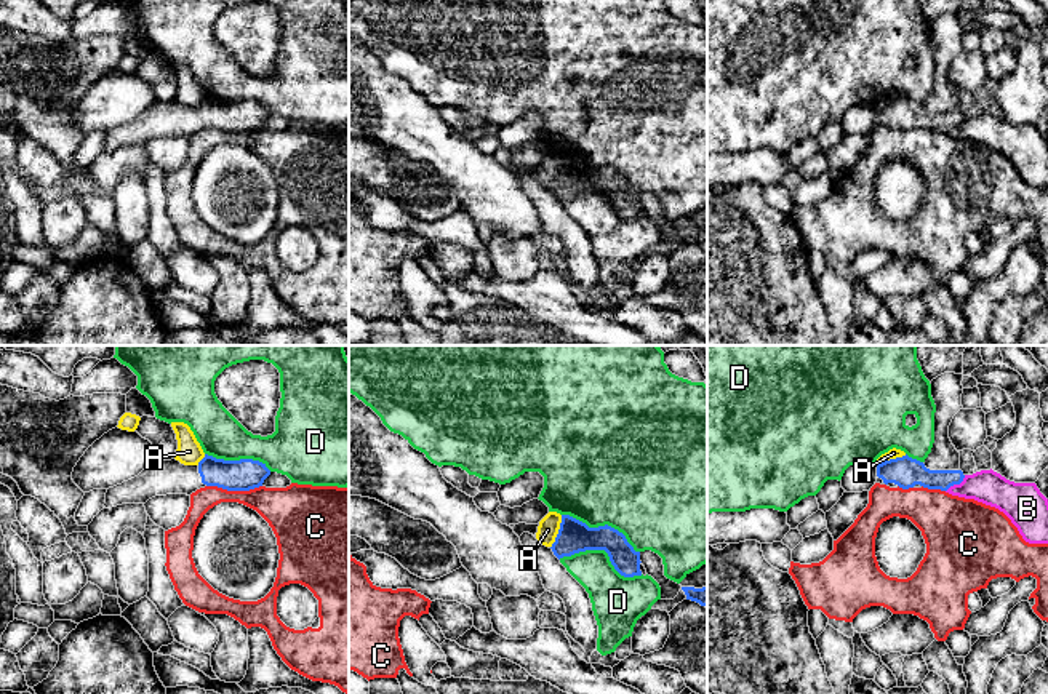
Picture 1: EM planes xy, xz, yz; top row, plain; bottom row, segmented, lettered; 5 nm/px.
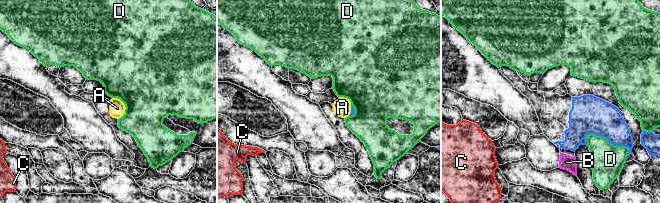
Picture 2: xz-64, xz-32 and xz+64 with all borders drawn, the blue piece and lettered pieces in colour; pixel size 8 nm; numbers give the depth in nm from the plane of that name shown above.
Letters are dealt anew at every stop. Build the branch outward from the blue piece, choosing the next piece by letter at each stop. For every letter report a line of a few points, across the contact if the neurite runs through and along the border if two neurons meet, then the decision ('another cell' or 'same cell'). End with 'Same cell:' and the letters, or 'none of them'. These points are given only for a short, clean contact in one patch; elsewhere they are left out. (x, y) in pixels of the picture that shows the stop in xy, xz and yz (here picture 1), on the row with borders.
A: line xz (562, 515), (559, 533), (551, 547); another cell
B: line yz (965, 475), (946, 491); another cell
C: another cell
D: another cell
Same cell: none of them

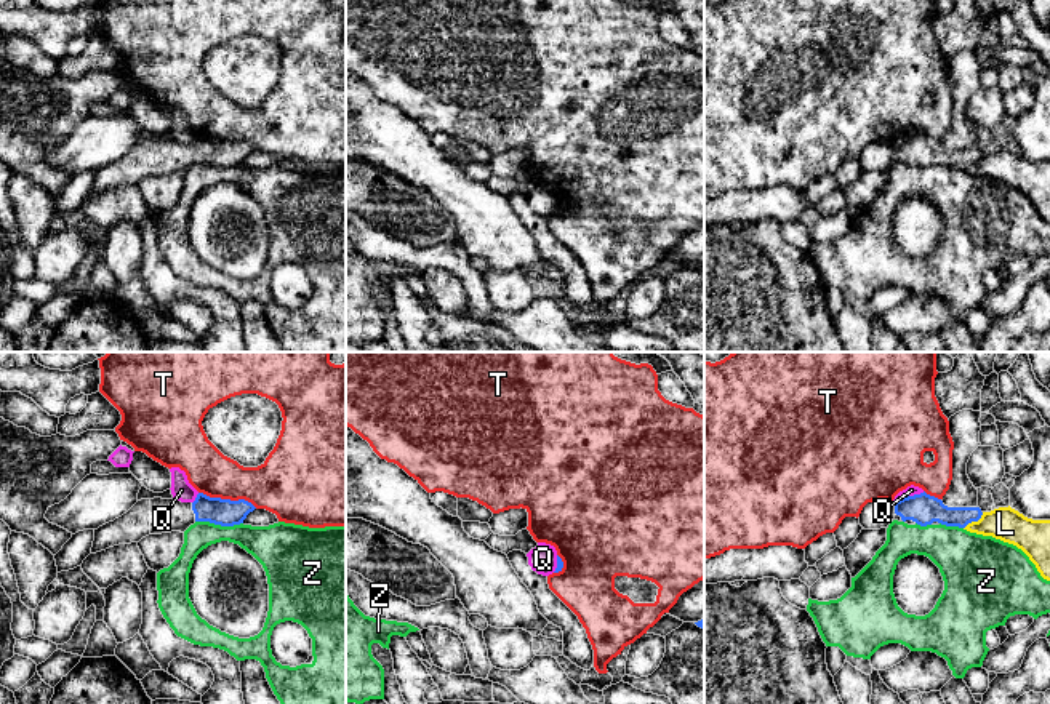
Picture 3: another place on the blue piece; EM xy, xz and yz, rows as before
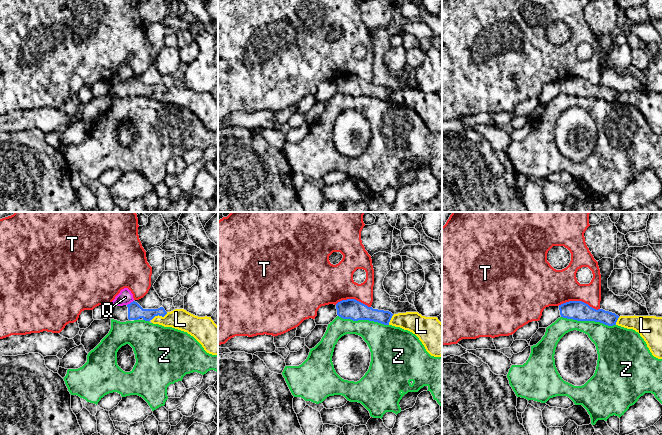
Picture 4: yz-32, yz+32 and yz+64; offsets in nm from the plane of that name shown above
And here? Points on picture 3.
L: line yz (983, 512), (964, 528); another cell
Q: line yz (924, 492), (903, 496), (895, 503); another cell
T: another cell
Z: another cell
Same cell: none of them

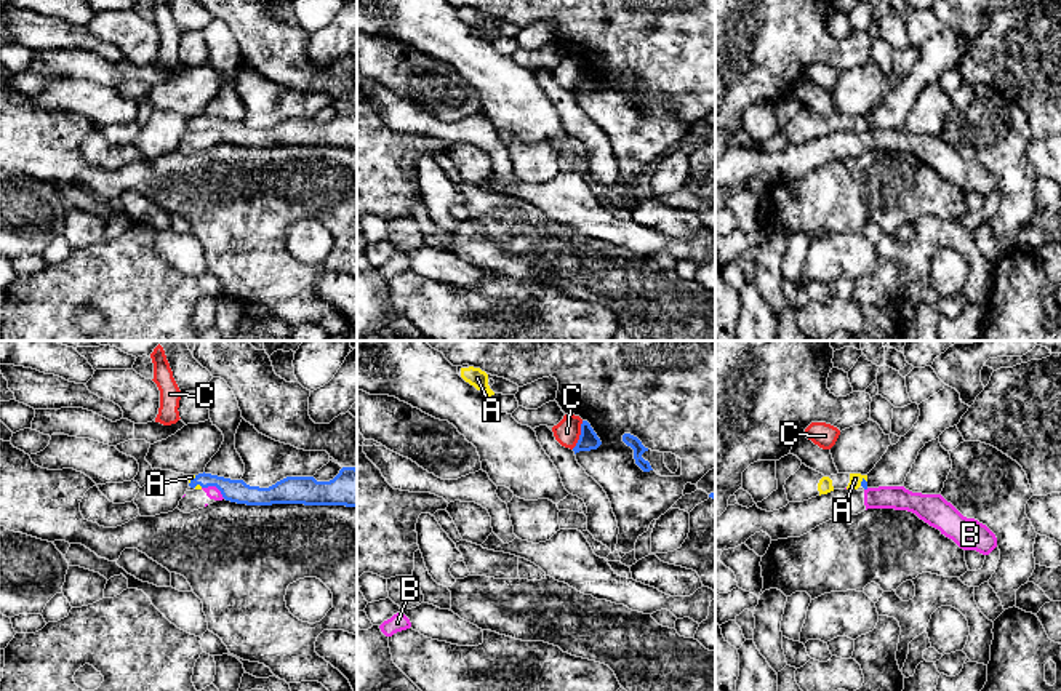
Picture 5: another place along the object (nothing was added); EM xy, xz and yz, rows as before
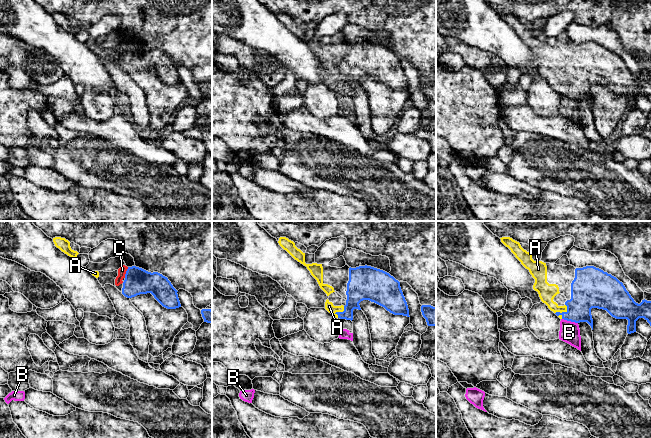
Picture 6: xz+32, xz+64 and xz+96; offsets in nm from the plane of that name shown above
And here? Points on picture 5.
A: line yz (863, 483), (861, 482), (855, 479); same cell
B: line xy (202, 487), (215, 487), (224, 498); another cell
C: line xz (583, 421), (580, 439), (572, 448); another cell
Same cell: A

